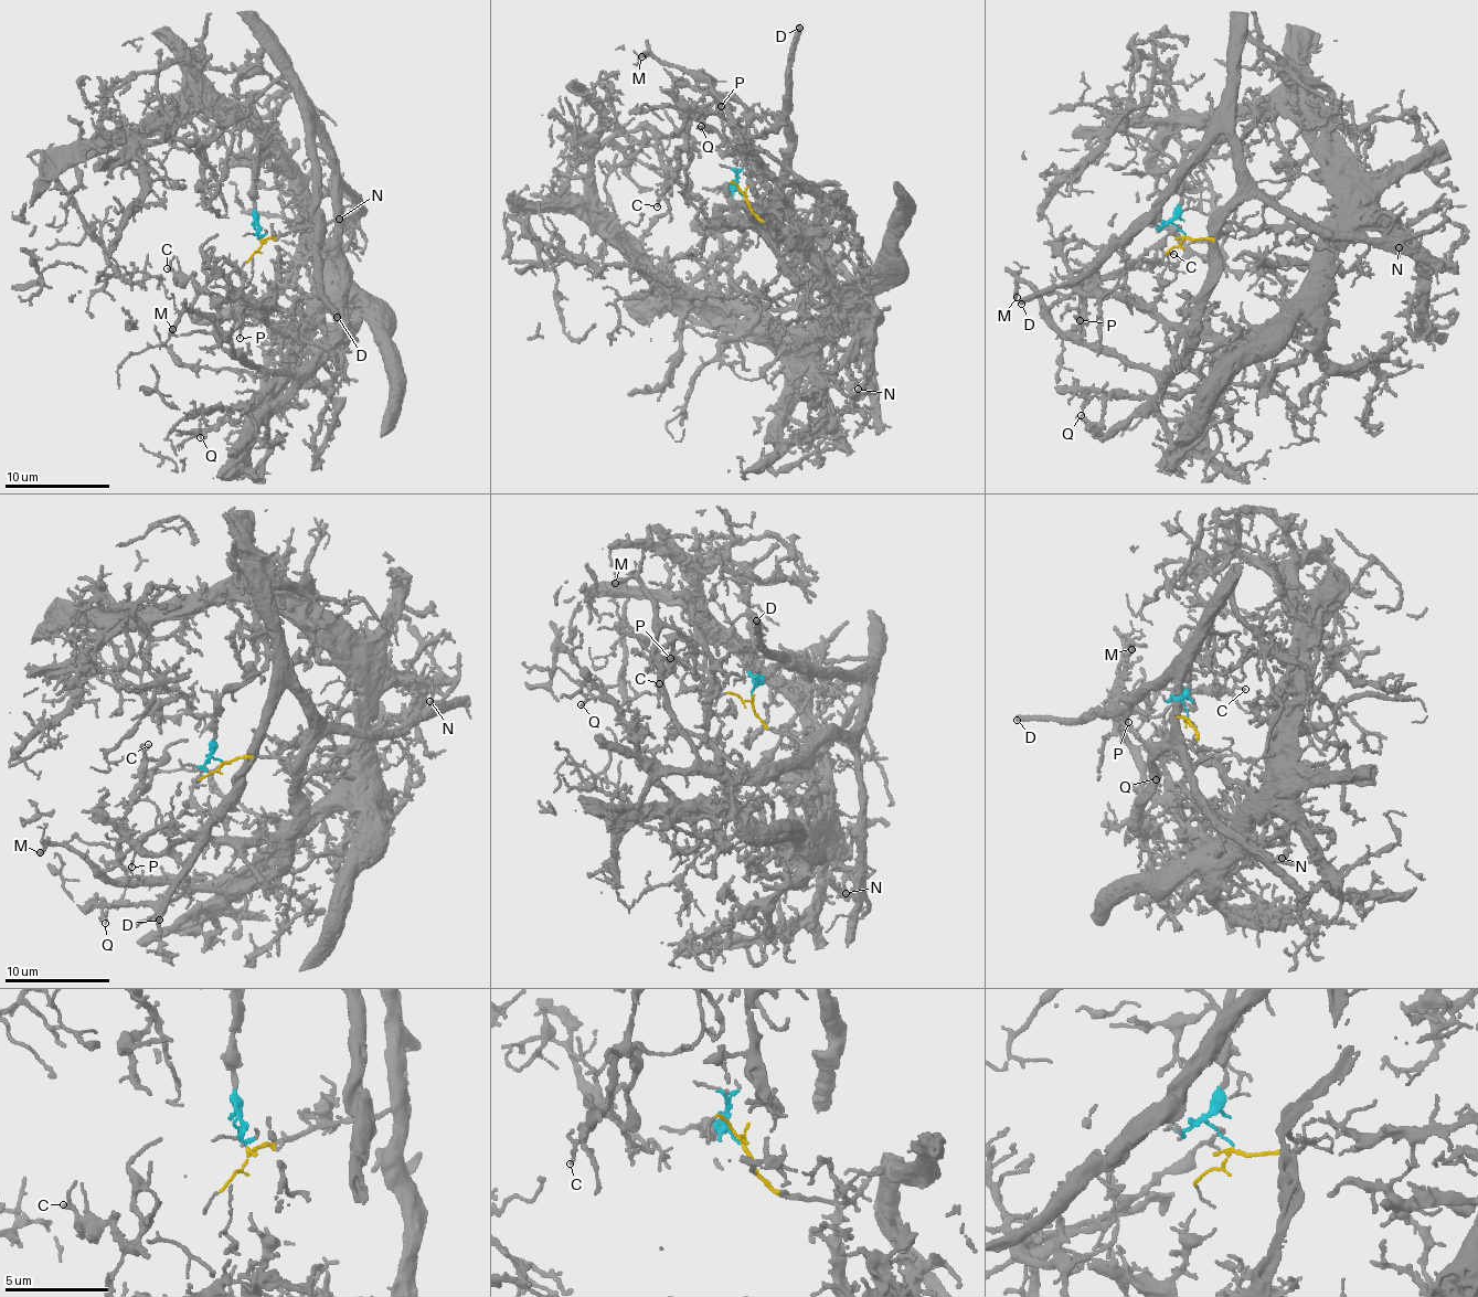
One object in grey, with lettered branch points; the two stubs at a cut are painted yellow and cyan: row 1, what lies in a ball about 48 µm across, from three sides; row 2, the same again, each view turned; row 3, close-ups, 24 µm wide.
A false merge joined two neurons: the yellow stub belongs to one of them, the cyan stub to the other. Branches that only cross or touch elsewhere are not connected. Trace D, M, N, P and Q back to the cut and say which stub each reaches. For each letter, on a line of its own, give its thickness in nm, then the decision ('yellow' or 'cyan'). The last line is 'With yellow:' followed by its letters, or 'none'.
D: 400 nm | yellow
M: 280 nm | yellow
N: 100 nm | yellow
P: 100 nm | yellow
Q: 120 nm | cyan
With yellow: D, M, N, P

